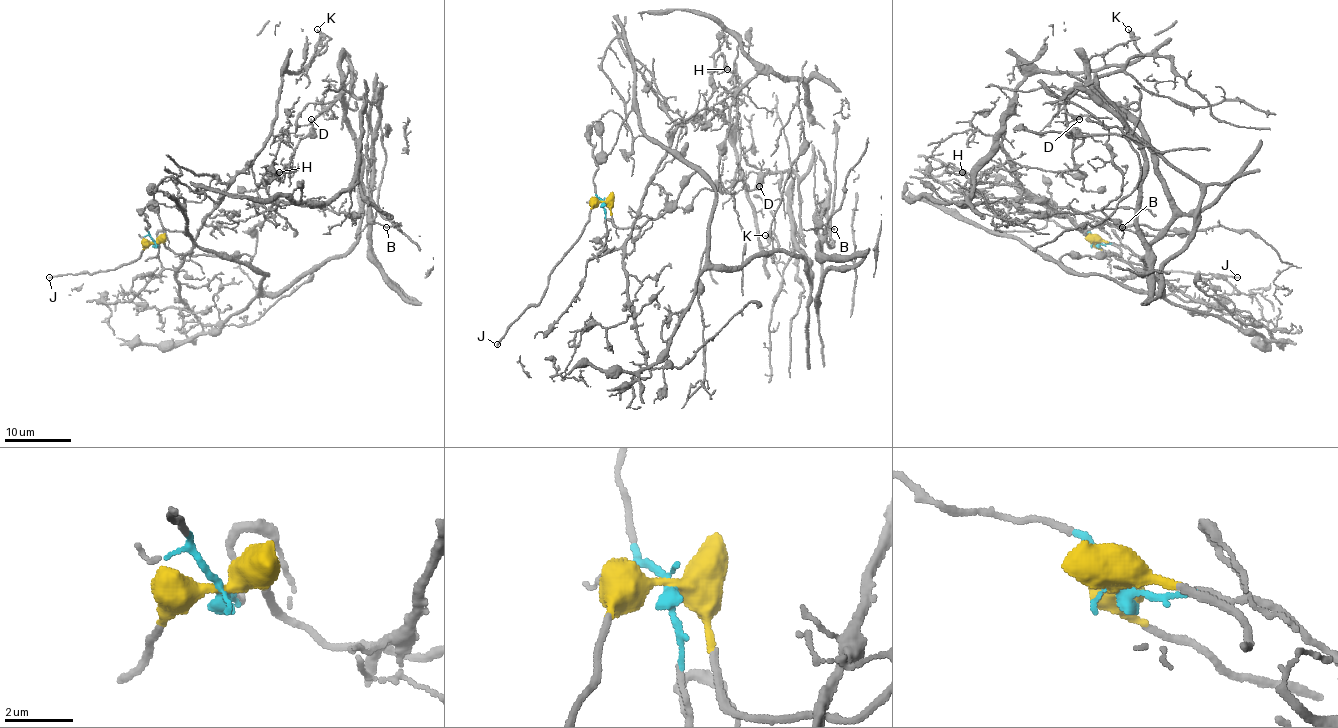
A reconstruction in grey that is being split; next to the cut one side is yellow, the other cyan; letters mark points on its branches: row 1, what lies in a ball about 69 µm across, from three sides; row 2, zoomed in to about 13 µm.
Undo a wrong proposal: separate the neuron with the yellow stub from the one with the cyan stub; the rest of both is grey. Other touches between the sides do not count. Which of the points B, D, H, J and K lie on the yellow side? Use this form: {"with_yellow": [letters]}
{"with_yellow": ["B", "D", "J"]}

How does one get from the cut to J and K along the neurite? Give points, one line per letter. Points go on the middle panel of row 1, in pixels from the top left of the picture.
J: (602, 201), (591, 210), (584, 231), (549, 275), (544, 296), (510, 325), (497, 345)
K: (602, 203), (611, 251), (631, 233), (669, 136), (716, 109), (724, 116), (761, 246), (769, 243), (764, 235)

